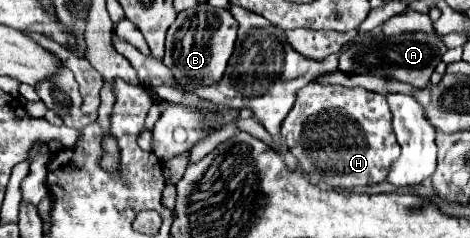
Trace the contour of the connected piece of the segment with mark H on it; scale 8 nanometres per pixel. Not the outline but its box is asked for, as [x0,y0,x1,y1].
[281,83,399,187]

